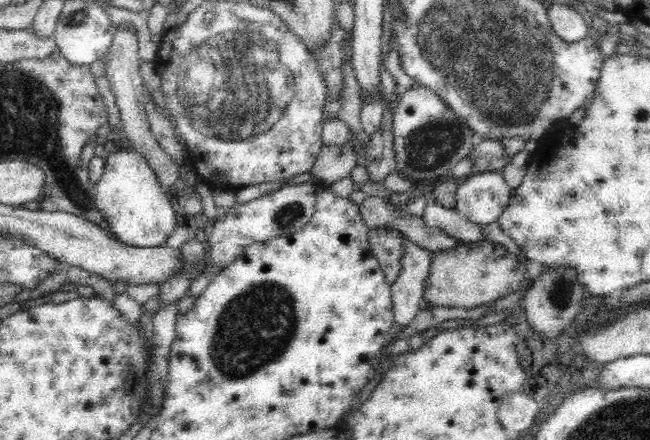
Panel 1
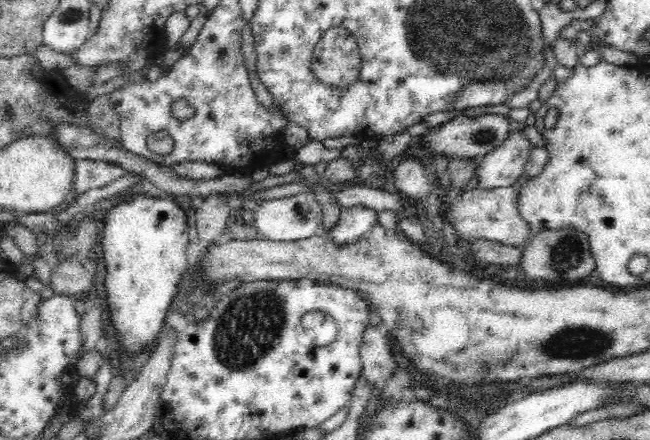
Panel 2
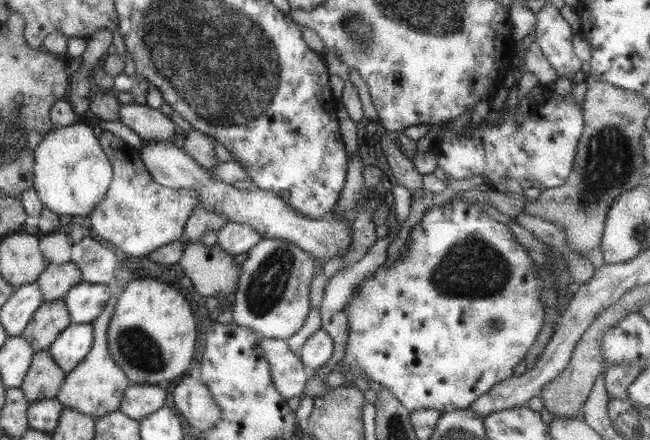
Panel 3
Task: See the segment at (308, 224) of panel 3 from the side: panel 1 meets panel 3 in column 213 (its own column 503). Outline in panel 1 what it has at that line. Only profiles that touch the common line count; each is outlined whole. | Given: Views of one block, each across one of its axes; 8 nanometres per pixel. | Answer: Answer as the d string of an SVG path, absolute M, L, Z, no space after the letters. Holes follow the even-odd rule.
M501 171L470 174L458 184L455 209L470 222L494 224L508 208L511 189Z

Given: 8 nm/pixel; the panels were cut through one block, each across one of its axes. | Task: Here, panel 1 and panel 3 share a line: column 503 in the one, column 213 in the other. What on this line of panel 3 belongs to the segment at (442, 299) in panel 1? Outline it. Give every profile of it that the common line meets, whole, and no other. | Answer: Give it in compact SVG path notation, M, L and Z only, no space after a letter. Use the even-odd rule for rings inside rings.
M186 242L183 245L181 256L178 263L180 264L184 275L191 281L194 289L201 296L213 296L218 300L217 310L229 310L233 302L233 292L237 289L240 265L235 264L233 255L227 254L219 245L205 246L200 242Z

